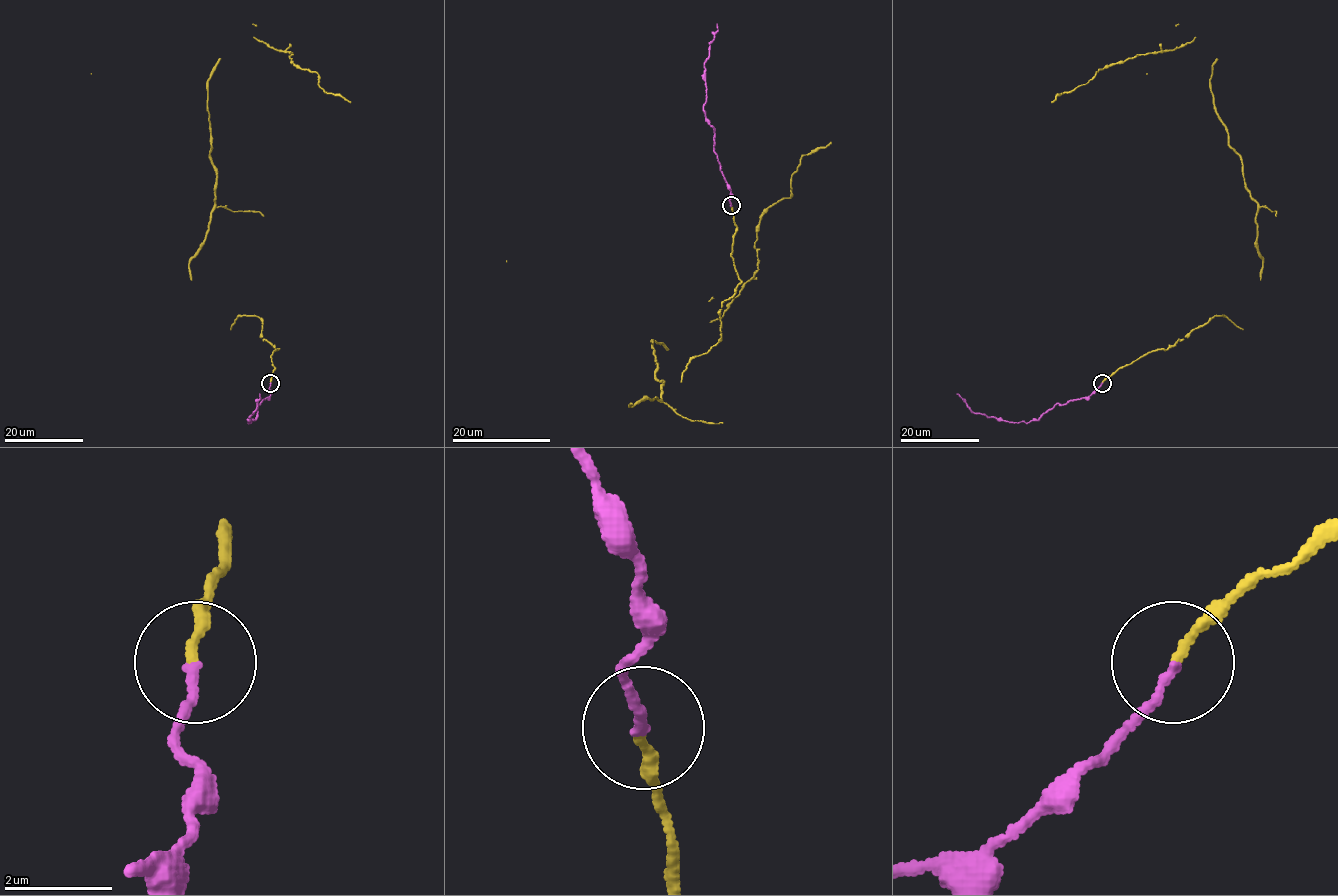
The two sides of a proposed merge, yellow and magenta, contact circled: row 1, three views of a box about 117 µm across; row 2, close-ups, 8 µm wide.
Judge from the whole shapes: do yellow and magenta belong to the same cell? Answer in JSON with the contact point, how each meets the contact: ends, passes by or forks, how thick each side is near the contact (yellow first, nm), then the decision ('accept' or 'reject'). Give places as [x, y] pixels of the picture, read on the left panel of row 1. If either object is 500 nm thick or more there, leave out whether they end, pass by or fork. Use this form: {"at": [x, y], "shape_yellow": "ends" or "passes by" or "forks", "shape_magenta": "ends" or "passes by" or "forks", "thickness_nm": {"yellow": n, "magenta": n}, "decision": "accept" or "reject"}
{"at": [270, 383], "shape_yellow": "ends", "shape_magenta": "ends", "thickness_nm": {"yellow": 170, "magenta": 160}, "decision": "accept"}

